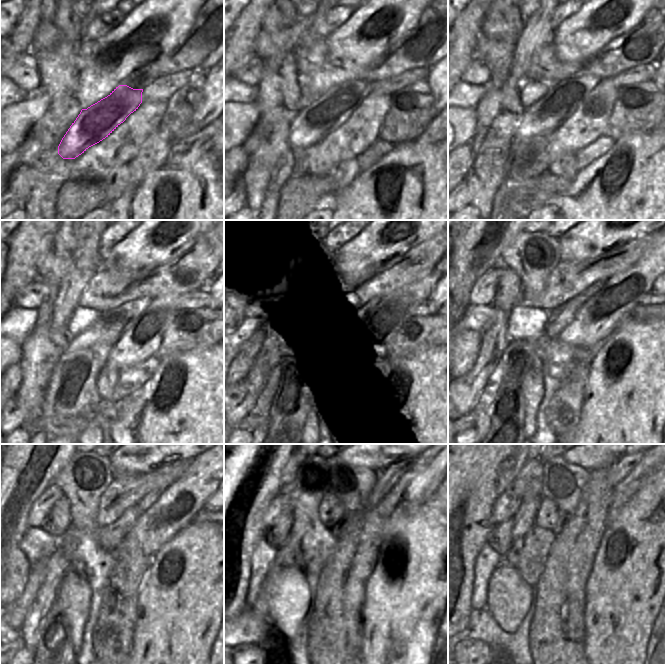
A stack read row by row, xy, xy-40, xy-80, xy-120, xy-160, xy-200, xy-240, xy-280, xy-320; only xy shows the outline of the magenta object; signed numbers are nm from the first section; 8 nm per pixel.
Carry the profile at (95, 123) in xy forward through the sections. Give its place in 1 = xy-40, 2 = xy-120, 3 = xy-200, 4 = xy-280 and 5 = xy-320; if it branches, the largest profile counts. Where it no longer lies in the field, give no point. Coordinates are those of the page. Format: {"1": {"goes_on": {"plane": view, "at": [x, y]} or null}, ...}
{"1": {"goes_on": {"plane": "xy-40", "at": [323, 116]}}, "2": {"goes_on": {"plane": "xy-120", "at": [106, 330]}}, "3": {"goes_on": {"plane": "xy-200", "at": [558, 319]}}, "4": {"goes_on": {"plane": "xy-280", "at": [394, 471]}}, "5": {"goes_on": {"plane": "xy-320", "at": [618, 471]}}}

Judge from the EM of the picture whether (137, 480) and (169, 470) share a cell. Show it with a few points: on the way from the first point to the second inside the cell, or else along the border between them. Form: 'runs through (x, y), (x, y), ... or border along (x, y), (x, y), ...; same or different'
border along (160, 468), (165, 474), (166, 482), (149, 492); different

